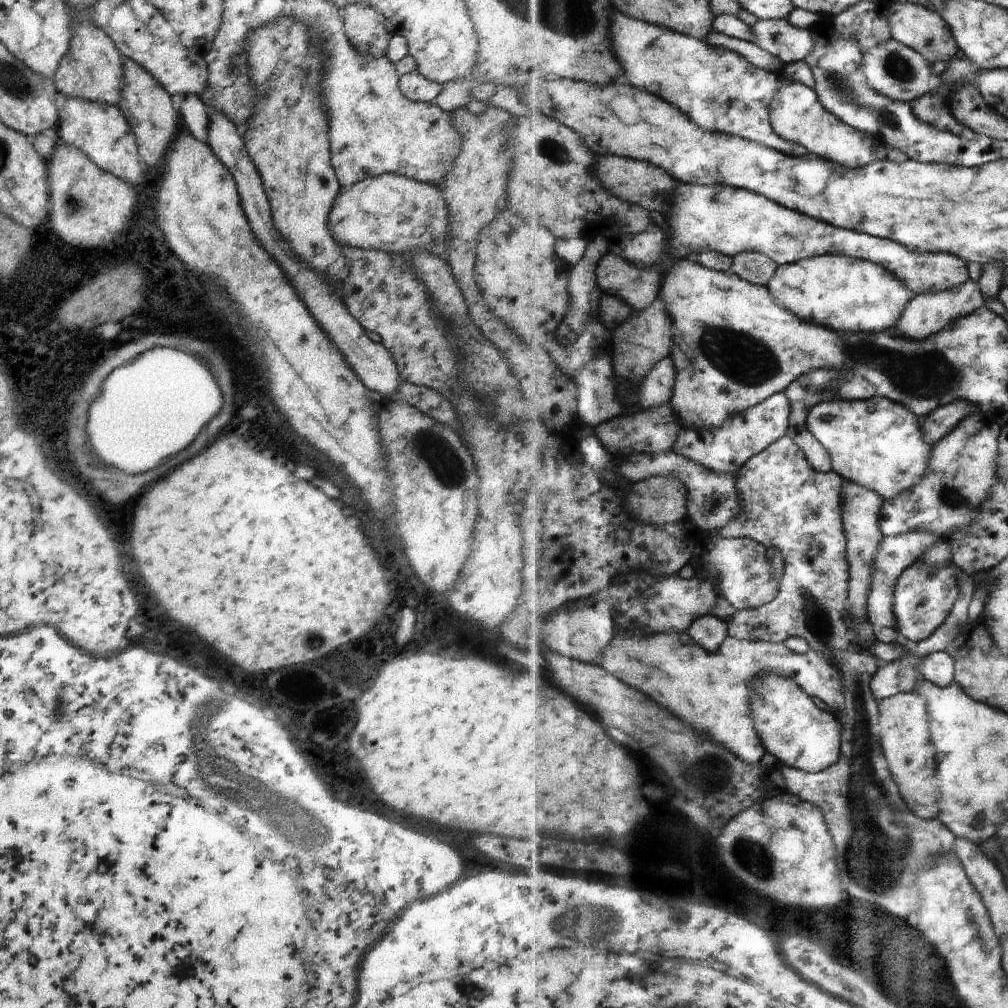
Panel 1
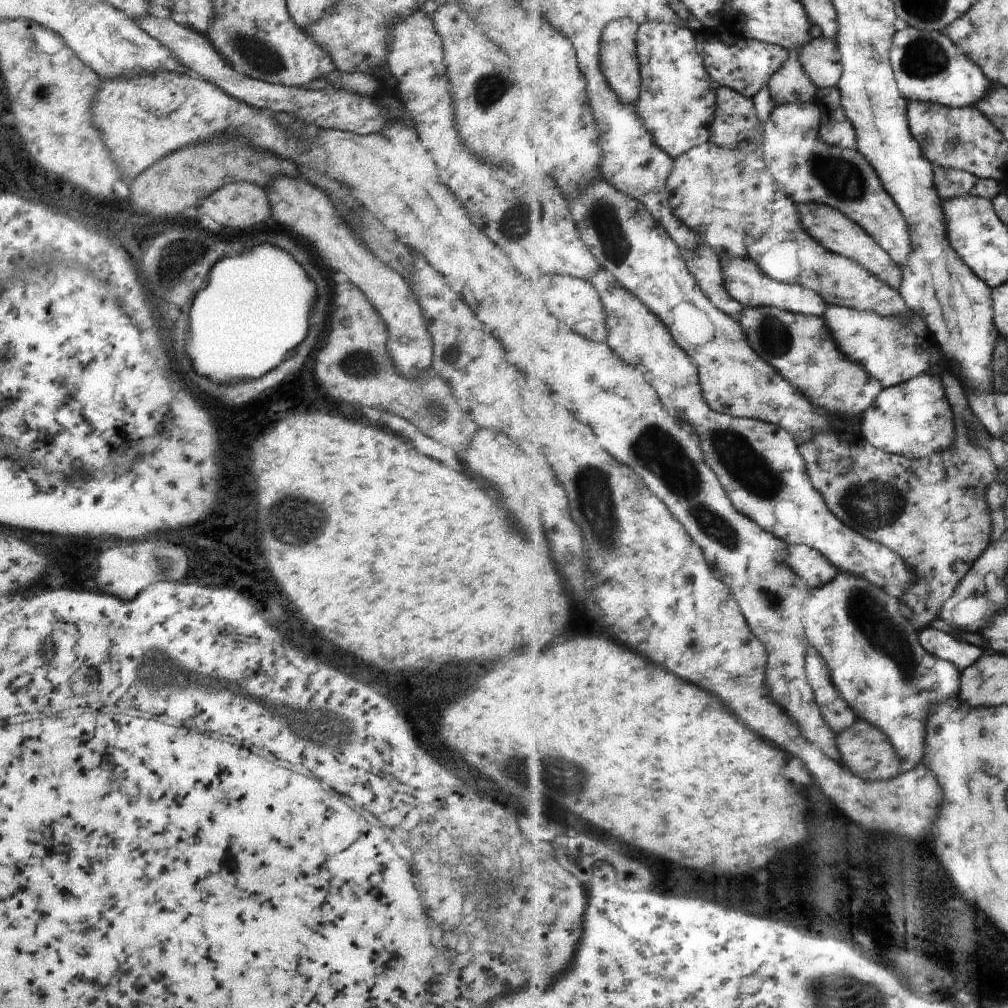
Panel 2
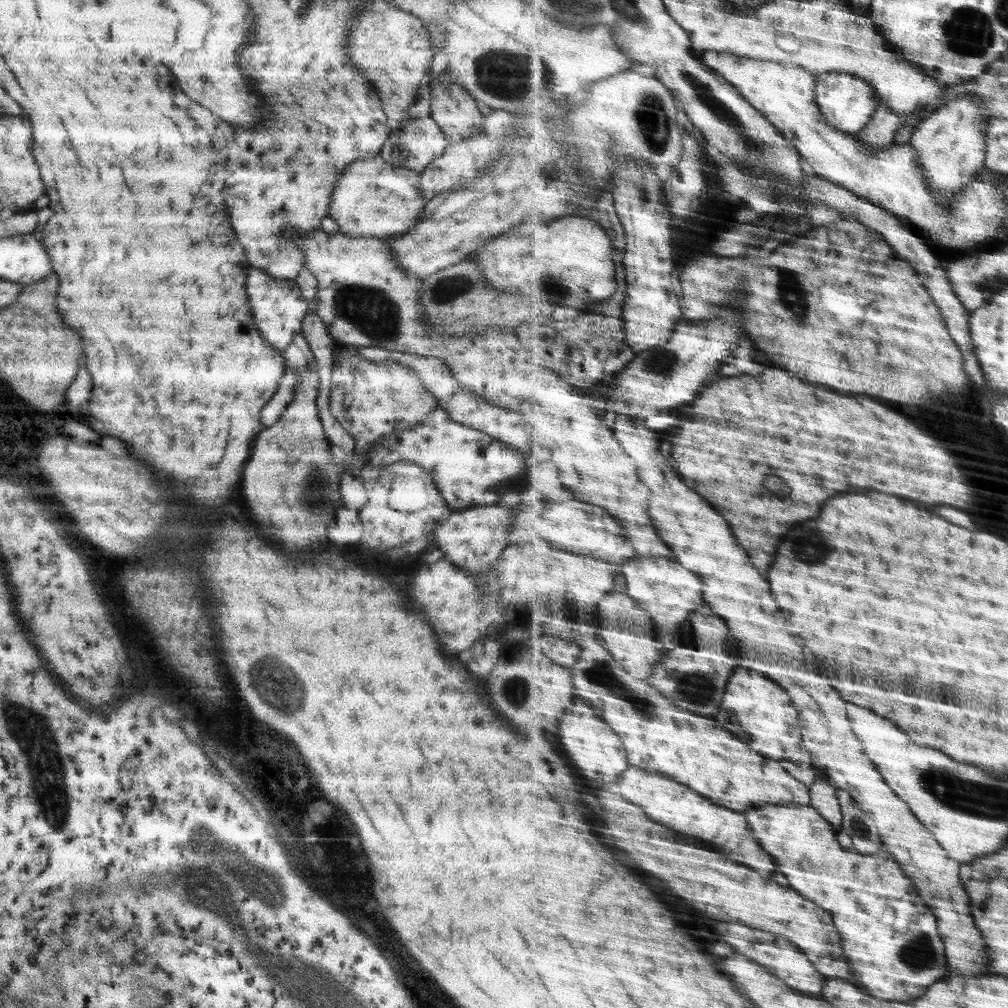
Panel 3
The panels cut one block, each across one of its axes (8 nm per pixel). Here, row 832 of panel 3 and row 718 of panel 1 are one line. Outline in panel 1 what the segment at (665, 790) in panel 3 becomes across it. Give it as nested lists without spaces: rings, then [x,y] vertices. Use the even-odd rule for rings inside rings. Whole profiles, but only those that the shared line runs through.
[[[639,631],[639,632],[623,632],[623,634],[621,634],[621,632],[619,632],[619,634],[616,634],[616,635],[615,635],[615,636],[614,636],[614,637],[613,637],[613,638],[612,638],[612,639],[611,639],[611,642],[610,642],[610,644],[609,644],[609,646],[608,646],[608,647],[607,647],[607,648],[606,648],[606,651],[605,651],[605,652],[604,652],[604,657],[603,657],[603,668],[604,668],[604,669],[607,669],[607,670],[609,670],[609,672],[610,672],[610,673],[611,673],[611,674],[615,674],[615,676],[616,676],[616,677],[619,677],[619,678],[620,678],[620,679],[621,679],[621,680],[622,680],[622,681],[623,681],[623,682],[626,682],[626,683],[627,683],[627,684],[628,684],[628,685],[631,685],[631,686],[634,686],[634,687],[635,687],[635,688],[639,688],[639,690],[643,690],[643,692],[645,692],[645,694],[649,694],[649,696],[653,696],[653,698],[655,698],[655,700],[659,700],[659,704],[663,704],[663,706],[665,706],[665,708],[669,708],[669,710],[671,710],[671,712],[675,712],[675,716],[679,716],[679,718],[683,718],[683,720],[685,720],[685,722],[689,722],[689,724],[690,724],[690,725],[693,725],[693,726],[694,726],[694,727],[695,727],[695,728],[697,728],[697,730],[701,730],[701,732],[704,732],[704,733],[705,733],[705,734],[706,734],[706,735],[707,735],[707,736],[708,736],[708,737],[711,737],[711,738],[712,738],[712,739],[713,739],[713,740],[714,740],[714,741],[717,741],[717,742],[718,742],[718,743],[721,743],[721,744],[722,744],[722,745],[723,745],[723,746],[725,746],[725,748],[728,748],[728,749],[731,749],[731,750],[733,750],[733,752],[735,752],[735,754],[737,754],[737,756],[743,756],[743,758],[745,758],[745,760],[747,760],[747,762],[749,762],[749,764],[755,764],[755,762],[759,762],[759,760],[761,760],[761,758],[763,758],[763,756],[765,756],[765,752],[767,752],[767,750],[766,750],[766,746],[765,746],[765,745],[764,745],[764,744],[763,744],[763,741],[762,741],[762,740],[761,740],[761,737],[760,737],[760,736],[759,736],[759,733],[758,733],[758,730],[757,730],[757,729],[756,729],[756,726],[755,726],[755,725],[754,725],[754,724],[755,724],[755,721],[754,721],[754,710],[753,710],[753,709],[752,709],[752,697],[753,697],[753,696],[754,696],[754,686],[755,686],[755,685],[757,685],[757,684],[758,684],[758,682],[757,682],[757,680],[758,680],[758,679],[759,679],[759,678],[760,678],[760,677],[763,677],[763,676],[764,676],[764,675],[766,675],[766,674],[767,674],[767,673],[775,673],[775,674],[778,674],[778,675],[779,675],[779,676],[782,676],[782,677],[789,677],[789,678],[792,678],[792,679],[795,679],[795,680],[796,680],[796,681],[797,681],[797,682],[798,682],[798,683],[799,683],[799,686],[801,686],[801,688],[802,688],[802,689],[803,689],[803,690],[804,690],[804,691],[805,691],[805,692],[807,692],[807,694],[810,694],[810,695],[811,695],[811,696],[815,696],[815,698],[819,698],[819,699],[820,699],[820,700],[822,700],[822,701],[823,701],[823,702],[824,702],[824,703],[826,703],[826,704],[827,704],[827,706],[829,706],[829,707],[830,707],[830,708],[833,708],[833,709],[834,709],[834,710],[838,710],[838,711],[840,711],[840,713],[839,713],[839,718],[841,718],[841,716],[840,716],[840,714],[841,714],[841,712],[843,712],[843,710],[844,710],[844,709],[845,709],[845,708],[846,708],[846,694],[845,694],[845,693],[844,693],[844,682],[843,682],[843,681],[842,681],[842,672],[841,672],[841,671],[840,671],[840,670],[839,670],[839,669],[838,669],[838,668],[837,668],[837,667],[836,667],[836,666],[835,666],[835,665],[834,665],[834,664],[833,664],[833,663],[832,663],[832,658],[831,658],[831,657],[830,657],[830,656],[829,656],[829,655],[826,655],[826,654],[825,654],[825,653],[824,653],[824,651],[818,651],[818,650],[815,650],[815,649],[813,649],[813,648],[812,648],[812,649],[811,649],[811,650],[810,650],[810,651],[809,651],[809,652],[808,652],[808,653],[805,653],[805,654],[803,654],[803,653],[798,653],[798,652],[793,652],[793,651],[792,651],[792,650],[791,650],[791,649],[790,649],[790,648],[787,648],[787,645],[786,645],[786,644],[785,644],[785,643],[784,643],[784,642],[783,642],[783,643],[772,643],[772,642],[769,642],[769,641],[767,641],[767,642],[765,642],[765,641],[742,641],[742,640],[739,640],[739,639],[738,639],[738,638],[735,638],[735,637],[731,637],[731,636],[729,636],[729,637],[727,637],[727,638],[726,638],[726,639],[725,639],[725,640],[724,640],[724,641],[723,641],[723,644],[722,644],[722,645],[721,645],[721,646],[720,646],[720,649],[719,649],[719,650],[718,650],[718,651],[717,651],[717,652],[709,652],[709,651],[708,651],[708,650],[707,650],[707,649],[706,649],[706,648],[705,648],[705,647],[703,647],[703,646],[699,646],[699,643],[697,643],[697,642],[696,642],[696,640],[695,640],[695,639],[694,639],[694,638],[693,638],[693,637],[692,637],[692,636],[689,636],[689,631],[687,631],[687,632],[673,632],[673,634],[669,634],[669,633],[646,633],[646,632],[643,632],[643,631]]]

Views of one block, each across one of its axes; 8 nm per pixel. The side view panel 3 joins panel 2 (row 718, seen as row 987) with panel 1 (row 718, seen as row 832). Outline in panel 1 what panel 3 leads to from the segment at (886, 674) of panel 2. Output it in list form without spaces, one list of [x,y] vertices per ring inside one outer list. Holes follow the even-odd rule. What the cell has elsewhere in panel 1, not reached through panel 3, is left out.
[[[767,673],[757,680],[752,697],[754,721],[767,752],[777,763],[813,773],[831,768],[842,756],[843,721],[813,702],[792,678]]]

